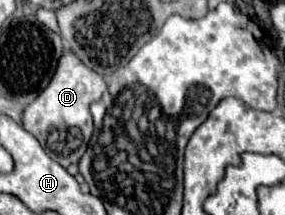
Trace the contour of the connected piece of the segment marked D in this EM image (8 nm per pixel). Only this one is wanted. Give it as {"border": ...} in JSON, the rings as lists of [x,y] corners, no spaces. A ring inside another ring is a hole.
{"border":[[[67,52],[65,56],[61,56],[57,72],[51,78],[49,86],[23,112],[23,126],[39,140],[45,154],[59,162],[63,168],[77,164],[85,154],[89,138],[93,134],[93,118],[89,114],[89,106],[93,102],[99,102],[105,90],[105,80],[97,72],[89,70],[77,56]]]}

